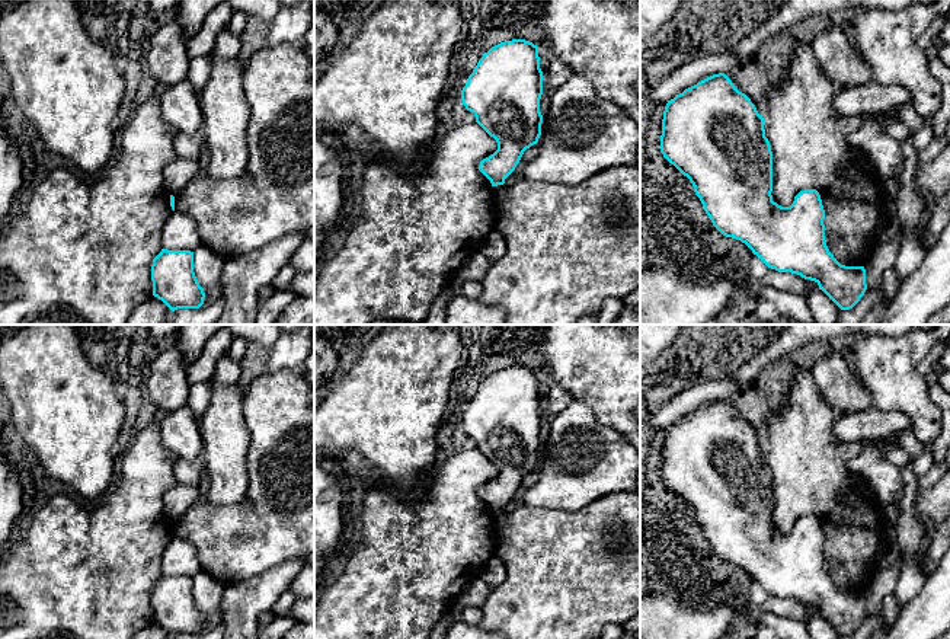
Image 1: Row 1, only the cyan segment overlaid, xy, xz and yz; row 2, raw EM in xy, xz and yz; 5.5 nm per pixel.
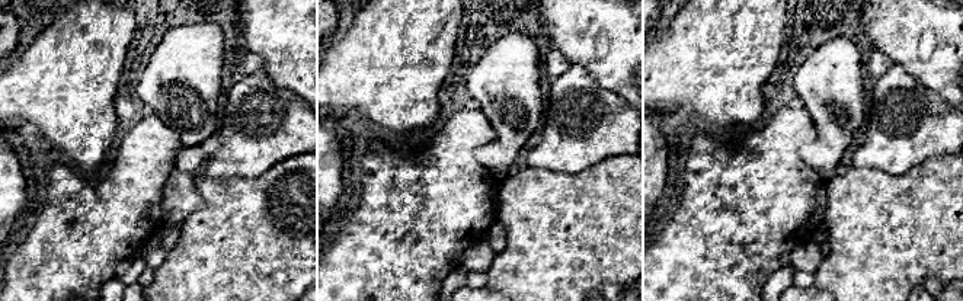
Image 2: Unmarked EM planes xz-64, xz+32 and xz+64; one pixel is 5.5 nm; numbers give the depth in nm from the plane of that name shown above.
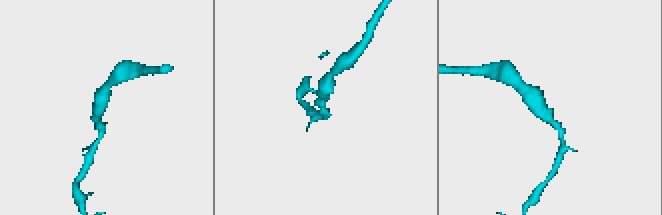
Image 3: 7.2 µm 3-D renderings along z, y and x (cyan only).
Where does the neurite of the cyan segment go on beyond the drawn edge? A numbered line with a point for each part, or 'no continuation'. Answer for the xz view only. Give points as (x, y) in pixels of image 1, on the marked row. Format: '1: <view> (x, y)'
no continuation

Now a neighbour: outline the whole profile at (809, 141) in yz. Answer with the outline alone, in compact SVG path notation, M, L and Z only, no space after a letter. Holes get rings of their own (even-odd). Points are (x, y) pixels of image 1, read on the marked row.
M812 45L796 48L783 77L768 90L764 116L765 137L773 151L773 201L790 207L805 189L816 189L825 210L825 243L834 258L845 266L864 266L877 240L877 226L890 199L880 192L877 175L860 179L842 178L838 170L855 151L848 135L863 118L839 116L834 112L835 84L819 67Z

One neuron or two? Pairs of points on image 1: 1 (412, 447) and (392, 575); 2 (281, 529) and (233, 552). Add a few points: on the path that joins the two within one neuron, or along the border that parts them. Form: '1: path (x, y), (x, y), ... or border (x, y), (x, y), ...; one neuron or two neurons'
1: border (425, 483), (416, 492), (408, 495); two neurons
2: path (269, 529), (253, 540), (245, 542); one neuron

